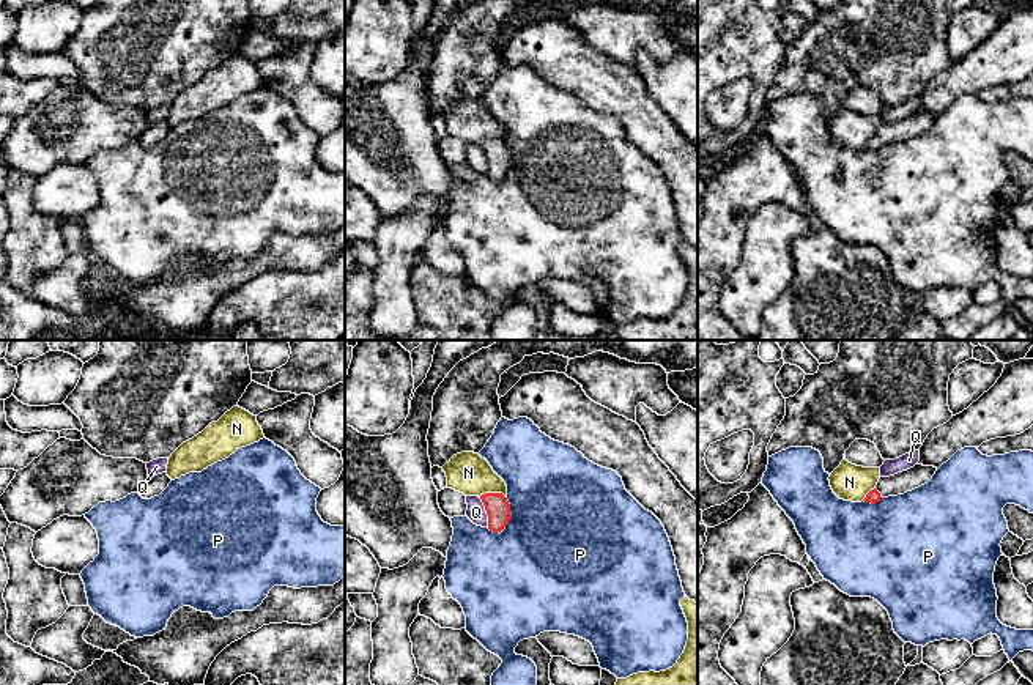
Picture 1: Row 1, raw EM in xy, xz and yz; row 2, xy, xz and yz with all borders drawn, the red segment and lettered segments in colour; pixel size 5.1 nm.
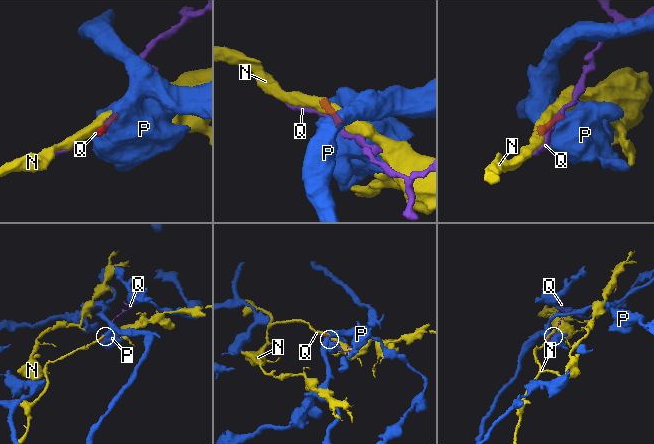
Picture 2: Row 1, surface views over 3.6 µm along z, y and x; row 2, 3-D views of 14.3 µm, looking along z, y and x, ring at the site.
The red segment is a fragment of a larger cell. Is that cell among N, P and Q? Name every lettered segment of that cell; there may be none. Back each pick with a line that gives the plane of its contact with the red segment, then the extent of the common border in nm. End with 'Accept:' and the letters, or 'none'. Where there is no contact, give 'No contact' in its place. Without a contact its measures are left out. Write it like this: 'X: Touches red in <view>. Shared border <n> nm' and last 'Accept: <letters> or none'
Accept: none

